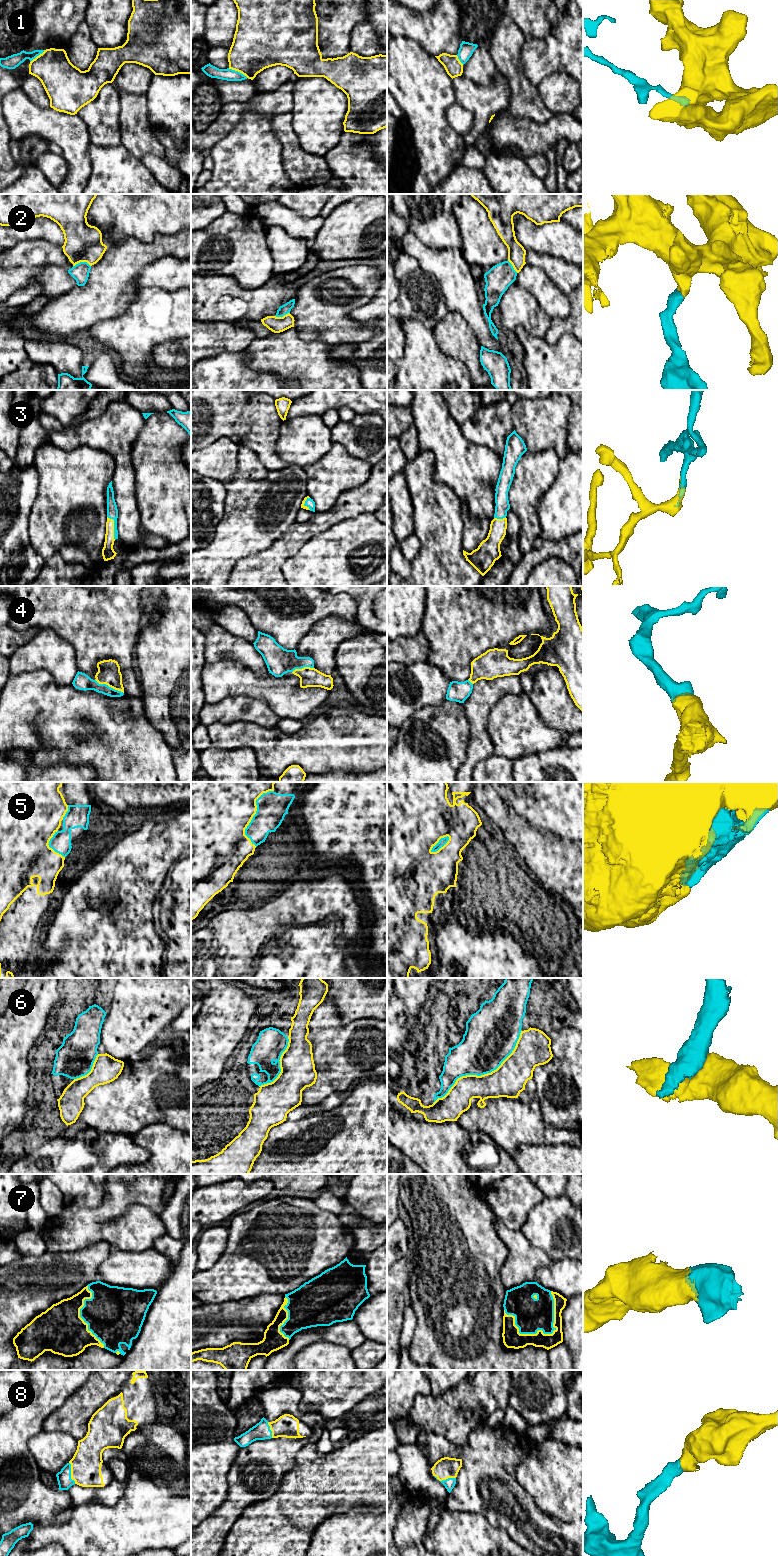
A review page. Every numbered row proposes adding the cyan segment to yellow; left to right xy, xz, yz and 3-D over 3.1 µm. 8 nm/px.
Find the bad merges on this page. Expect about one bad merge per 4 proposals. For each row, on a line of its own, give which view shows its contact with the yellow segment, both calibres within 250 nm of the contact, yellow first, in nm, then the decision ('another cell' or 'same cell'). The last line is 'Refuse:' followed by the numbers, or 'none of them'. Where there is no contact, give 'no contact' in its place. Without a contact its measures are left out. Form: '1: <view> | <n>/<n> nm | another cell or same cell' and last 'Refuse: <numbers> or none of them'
1: xz | 380/100 nm | another cell
2: xy | 300/140 nm | same cell
3: xy | 110/100 nm | same cell
4: xy | 180/130 nm | same cell
5: xz | 500/240 nm | same cell
6: yz | 280/380 nm | another cell
7: yz | 150/260 nm | same cell
8: xy | 240/110 nm | same cell
Refuse: 1, 6

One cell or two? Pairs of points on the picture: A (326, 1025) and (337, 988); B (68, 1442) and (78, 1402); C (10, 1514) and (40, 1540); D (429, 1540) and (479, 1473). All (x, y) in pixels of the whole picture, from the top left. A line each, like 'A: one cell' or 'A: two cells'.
A: two cells
B: two cells
C: two cells
D: two cells

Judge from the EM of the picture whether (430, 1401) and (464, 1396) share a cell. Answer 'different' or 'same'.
same

